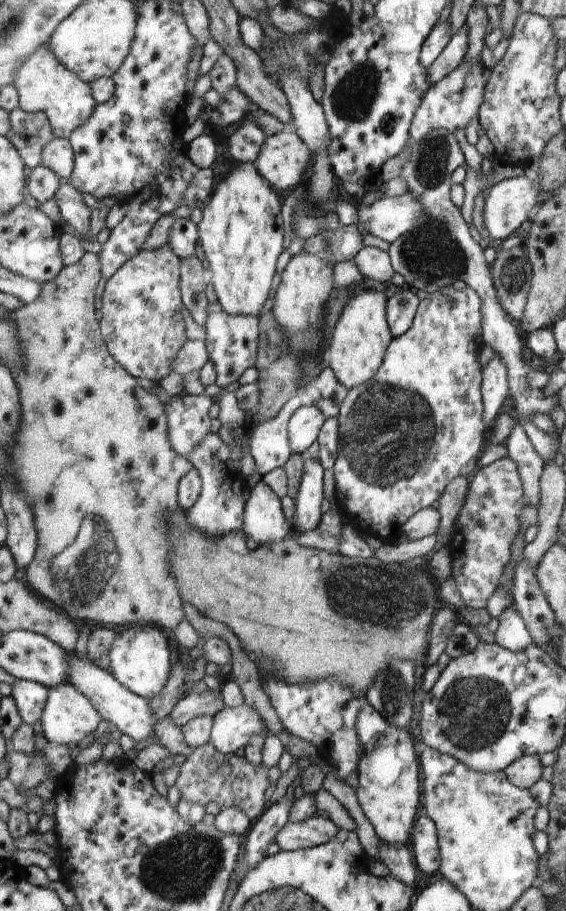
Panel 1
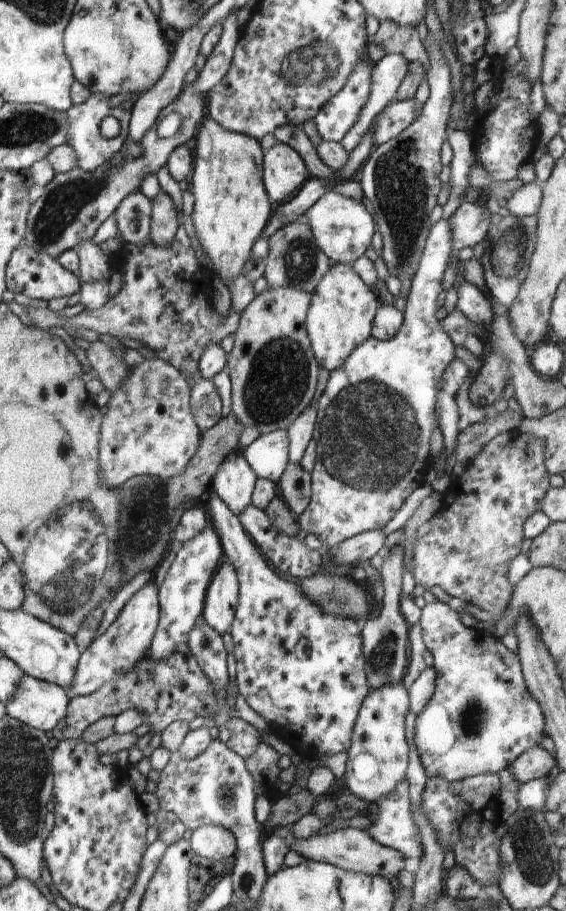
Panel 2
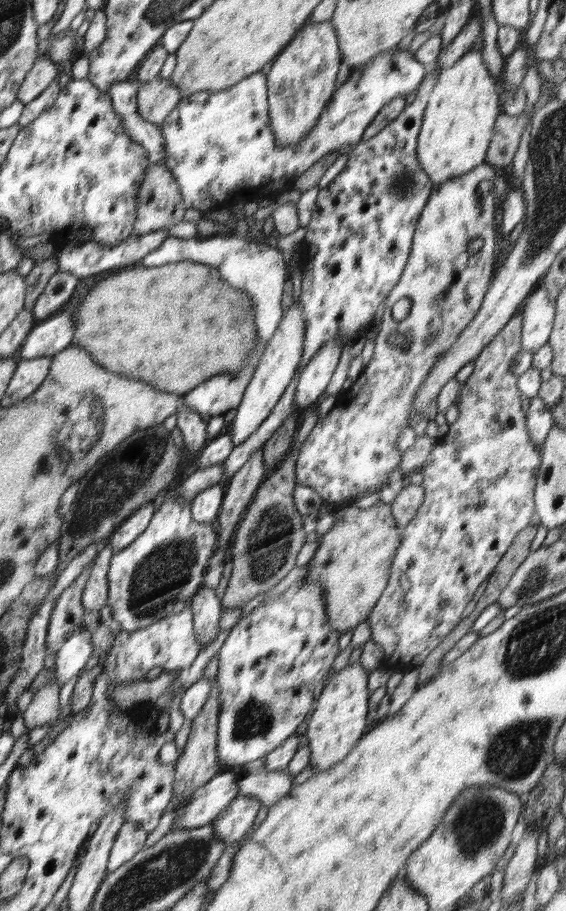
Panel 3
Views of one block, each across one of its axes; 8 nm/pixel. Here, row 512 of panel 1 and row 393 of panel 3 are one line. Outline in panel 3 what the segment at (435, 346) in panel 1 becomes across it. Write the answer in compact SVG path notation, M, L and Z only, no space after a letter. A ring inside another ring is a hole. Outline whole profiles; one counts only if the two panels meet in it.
M484 163L464 176L433 186L433 192L420 213L413 234L410 257L401 277L385 299L381 327L375 338L374 353L368 367L363 369L349 388L348 394L345 394L347 400L336 403L324 419L318 420L299 448L295 462L296 482L313 488L325 503L334 506L344 500L356 502L356 496L365 490L381 494L387 476L399 468L403 452L396 447L396 440L399 432L408 426L407 416L414 397L426 382L434 363L449 351L460 332L471 324L490 288L496 248L494 212L497 196L494 195L494 181L499 173L490 164ZM477 238L483 240L483 246L479 252L470 256L468 245ZM402 298L410 300L410 312L402 321L394 321L392 306ZM390 334L402 334L408 343L404 347L389 345L387 340Z

